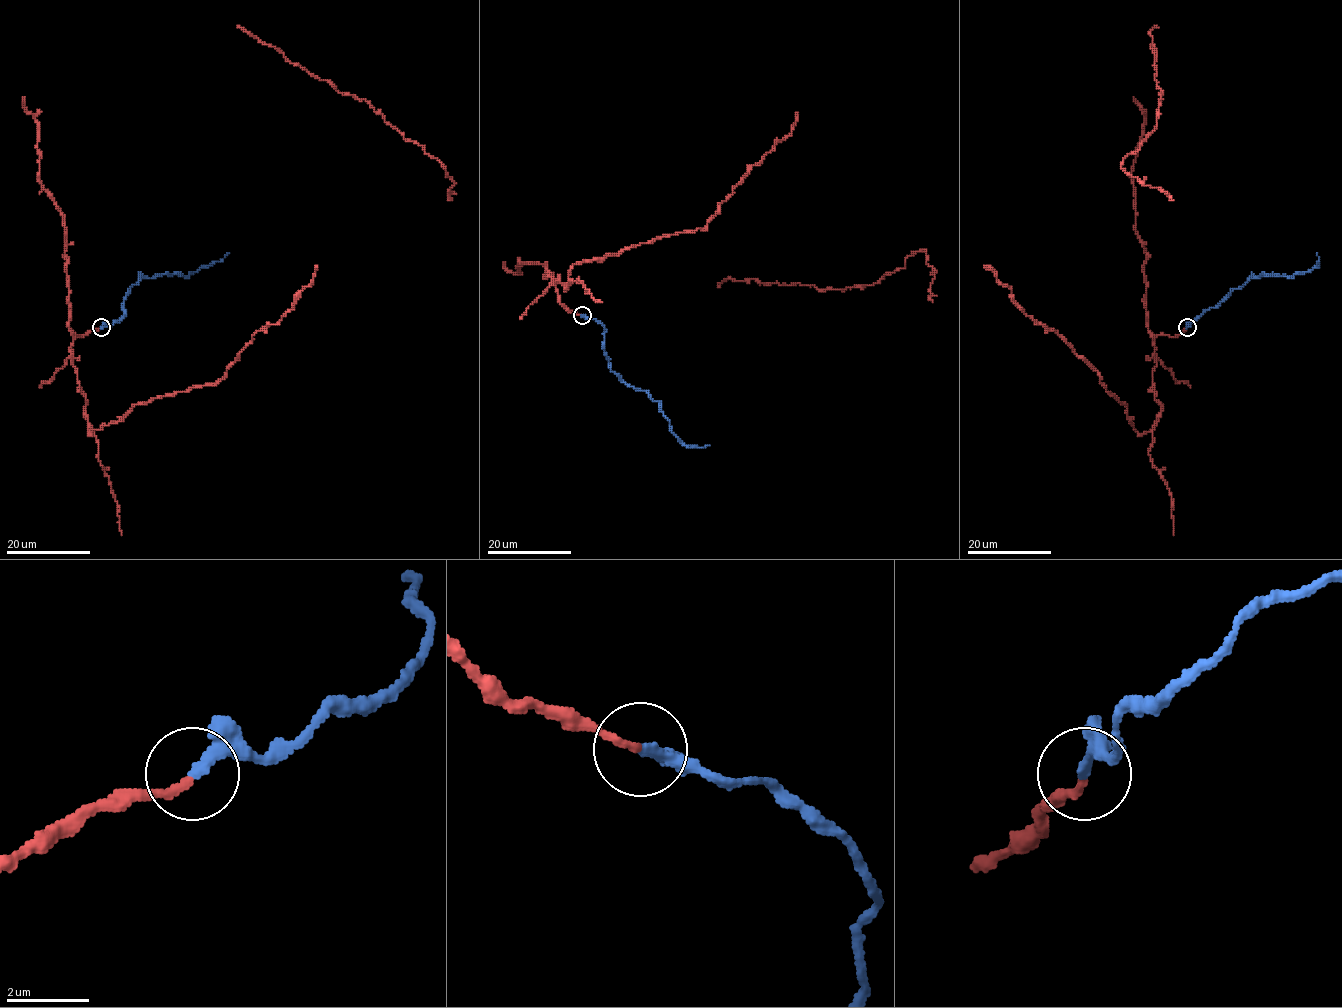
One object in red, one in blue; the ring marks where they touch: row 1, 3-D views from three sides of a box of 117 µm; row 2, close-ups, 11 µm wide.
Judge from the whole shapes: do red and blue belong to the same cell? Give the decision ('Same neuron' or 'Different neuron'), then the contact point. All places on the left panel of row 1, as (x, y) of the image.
Same neuron. Place: (101, 327)

